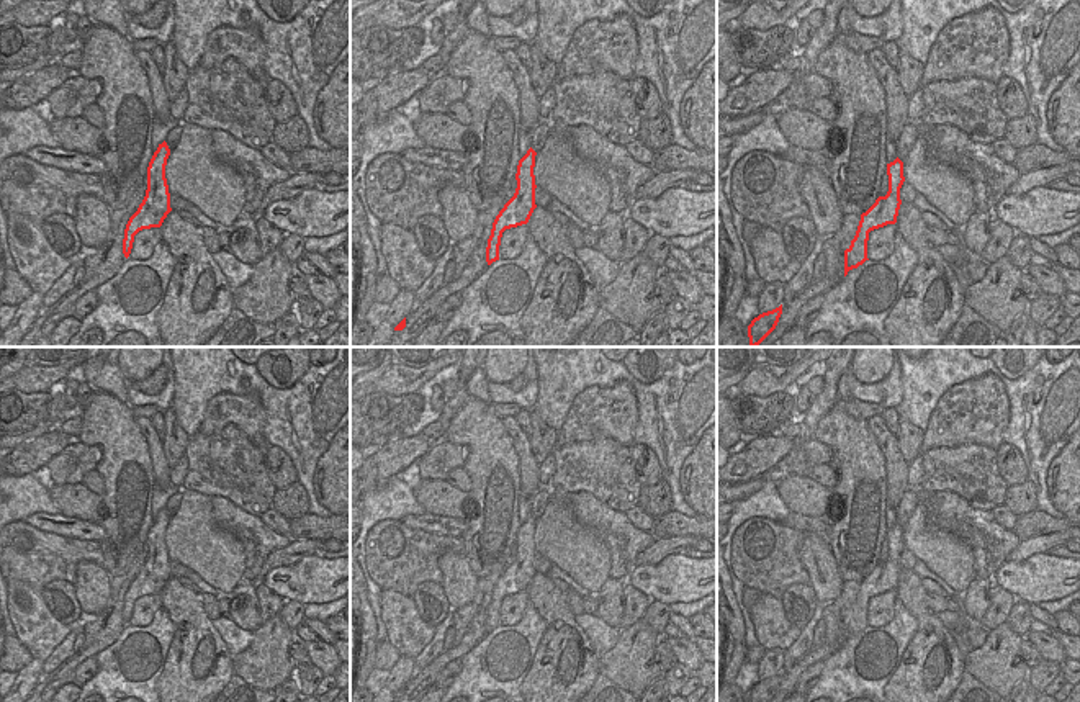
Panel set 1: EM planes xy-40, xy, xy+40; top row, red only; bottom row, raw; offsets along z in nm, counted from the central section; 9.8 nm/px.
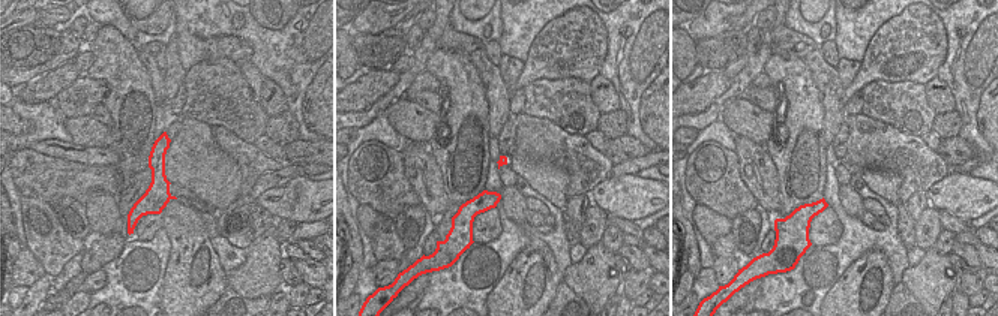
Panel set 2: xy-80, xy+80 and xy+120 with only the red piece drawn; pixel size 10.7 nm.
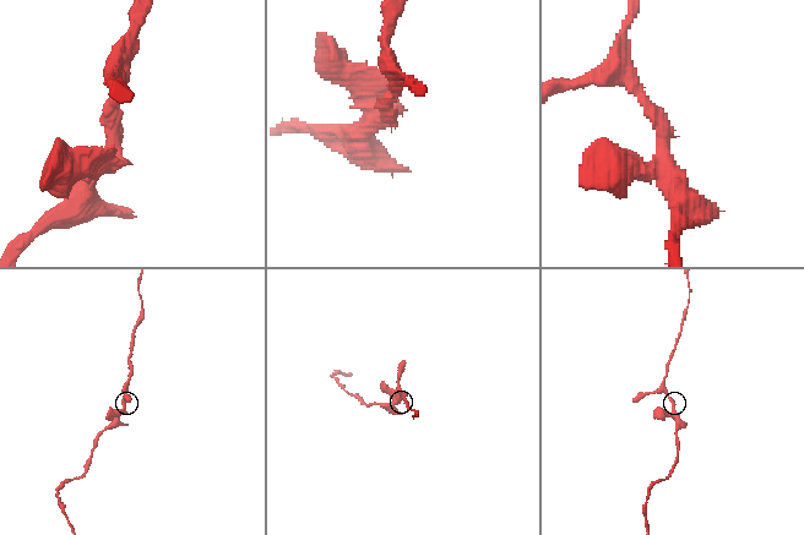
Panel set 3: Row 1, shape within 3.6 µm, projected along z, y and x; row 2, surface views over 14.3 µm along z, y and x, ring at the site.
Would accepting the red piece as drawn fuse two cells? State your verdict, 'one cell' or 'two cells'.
one cell

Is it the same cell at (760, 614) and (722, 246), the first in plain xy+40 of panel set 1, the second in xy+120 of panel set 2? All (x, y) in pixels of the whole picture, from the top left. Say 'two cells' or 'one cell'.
one cell

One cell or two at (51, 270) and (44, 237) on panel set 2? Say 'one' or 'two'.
one

